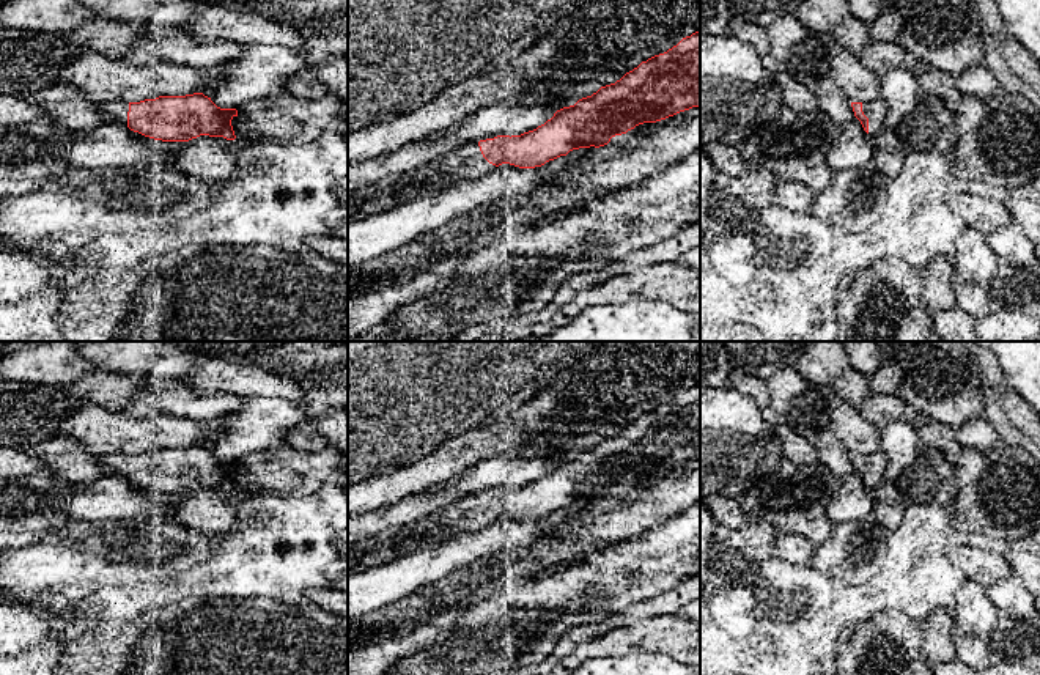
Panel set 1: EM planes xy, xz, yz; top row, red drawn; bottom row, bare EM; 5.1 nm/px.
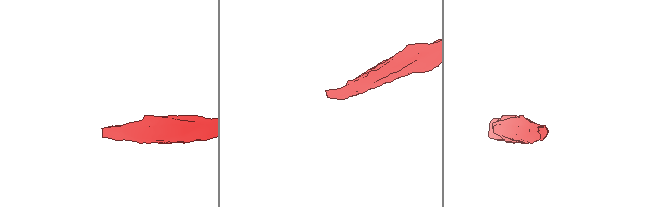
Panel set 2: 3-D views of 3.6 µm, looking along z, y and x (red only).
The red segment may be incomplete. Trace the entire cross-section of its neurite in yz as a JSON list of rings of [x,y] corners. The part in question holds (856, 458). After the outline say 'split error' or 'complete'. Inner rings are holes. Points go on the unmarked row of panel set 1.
[[[880,450],[873,455],[851,455],[854,469],[861,474],[864,483],[873,489],[886,474],[887,458]]]; split error

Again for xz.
[[[700,382],[683,390],[677,398],[664,406],[642,414],[637,420],[626,425],[615,436],[601,439],[592,448],[579,452],[574,458],[563,459],[551,472],[533,483],[521,488],[497,488],[463,499],[411,527],[404,527],[389,538],[395,549],[403,544],[408,552],[433,546],[425,540],[434,537],[436,543],[452,537],[486,527],[492,521],[510,516],[519,521],[541,519],[549,513],[566,508],[579,500],[599,500],[612,489],[626,486],[644,475],[656,475],[680,464],[700,458]]]; split error

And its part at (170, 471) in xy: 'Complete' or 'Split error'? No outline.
Split error

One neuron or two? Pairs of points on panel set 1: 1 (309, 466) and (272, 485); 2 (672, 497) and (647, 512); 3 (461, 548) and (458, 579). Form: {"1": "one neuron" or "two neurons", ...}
{"1": "one neuron", "2": "one neuron", "3": "two neurons"}

